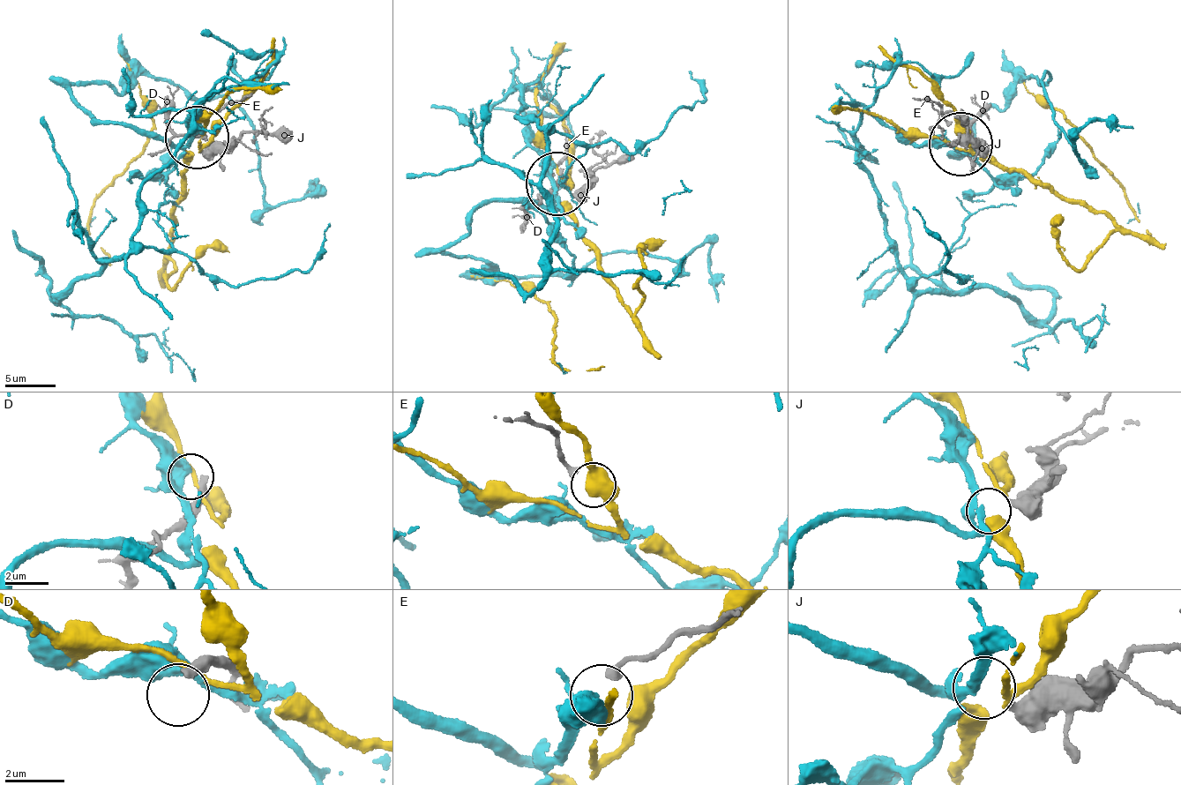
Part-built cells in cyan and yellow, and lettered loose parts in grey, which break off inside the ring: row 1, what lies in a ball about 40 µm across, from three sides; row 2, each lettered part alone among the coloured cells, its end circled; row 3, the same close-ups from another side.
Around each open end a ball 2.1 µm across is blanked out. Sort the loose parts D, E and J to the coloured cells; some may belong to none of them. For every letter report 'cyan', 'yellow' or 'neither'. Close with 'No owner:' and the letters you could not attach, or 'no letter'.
D: neither
E: neither
J: cyan
No owner: D, E

